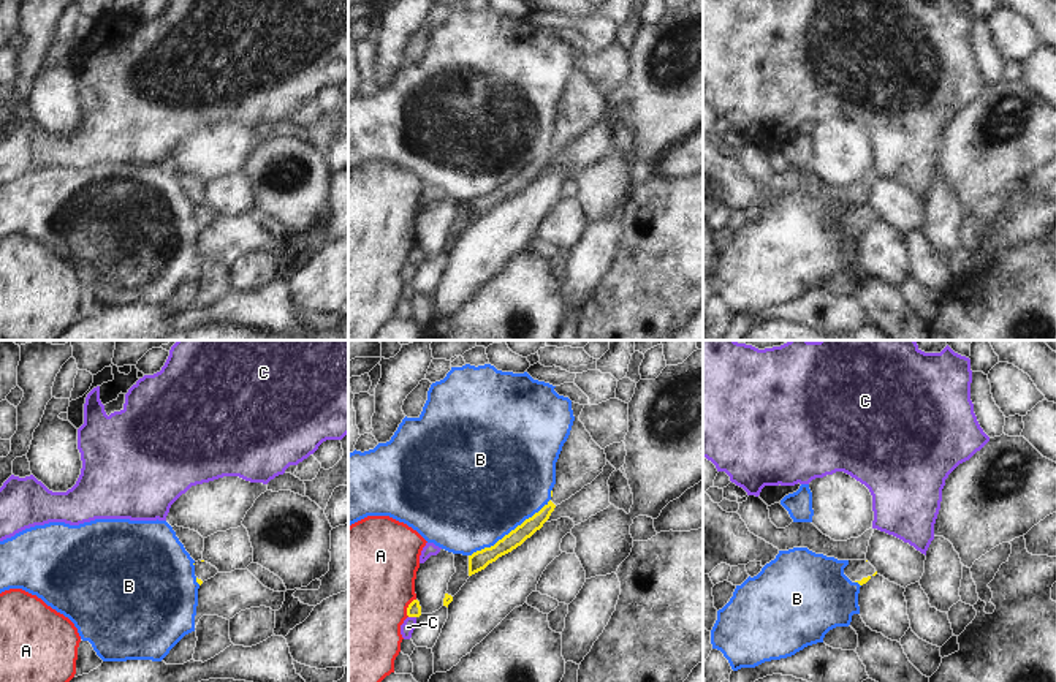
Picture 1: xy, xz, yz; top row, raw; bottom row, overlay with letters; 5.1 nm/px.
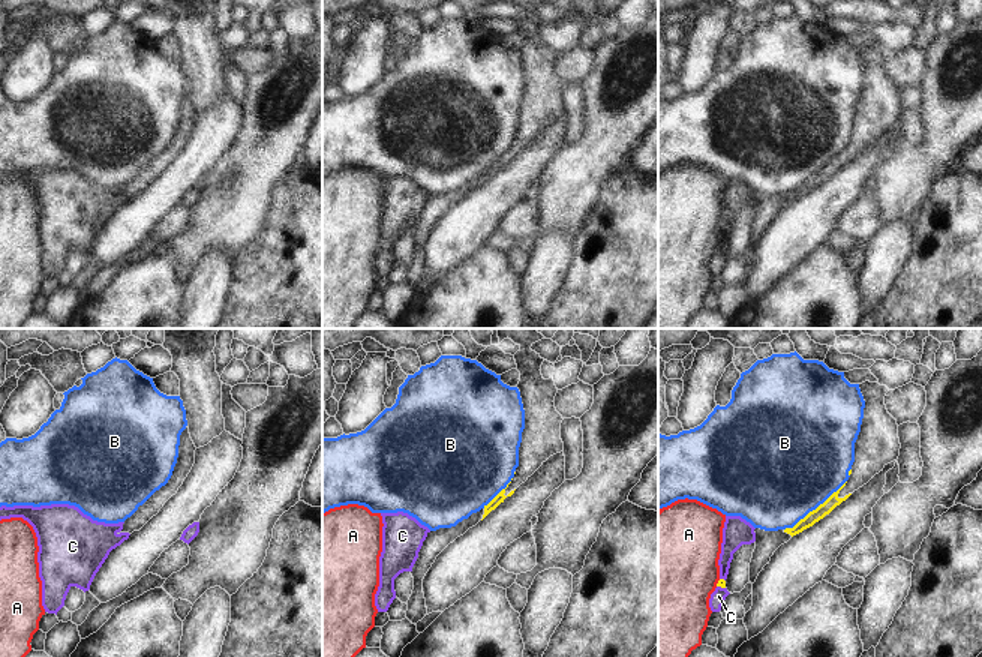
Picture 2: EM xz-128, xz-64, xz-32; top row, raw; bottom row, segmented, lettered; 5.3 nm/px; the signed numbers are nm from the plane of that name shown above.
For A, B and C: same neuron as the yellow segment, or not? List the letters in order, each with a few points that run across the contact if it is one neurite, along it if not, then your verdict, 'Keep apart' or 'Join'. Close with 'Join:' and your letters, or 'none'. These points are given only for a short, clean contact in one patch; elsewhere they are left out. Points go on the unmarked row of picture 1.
A: Line: xz (415, 244), (407, 253), (407, 261). Keep apart
B: Keep apart
C: Line: xz (409, 261), (415, 263). Keep apart
Join: none

